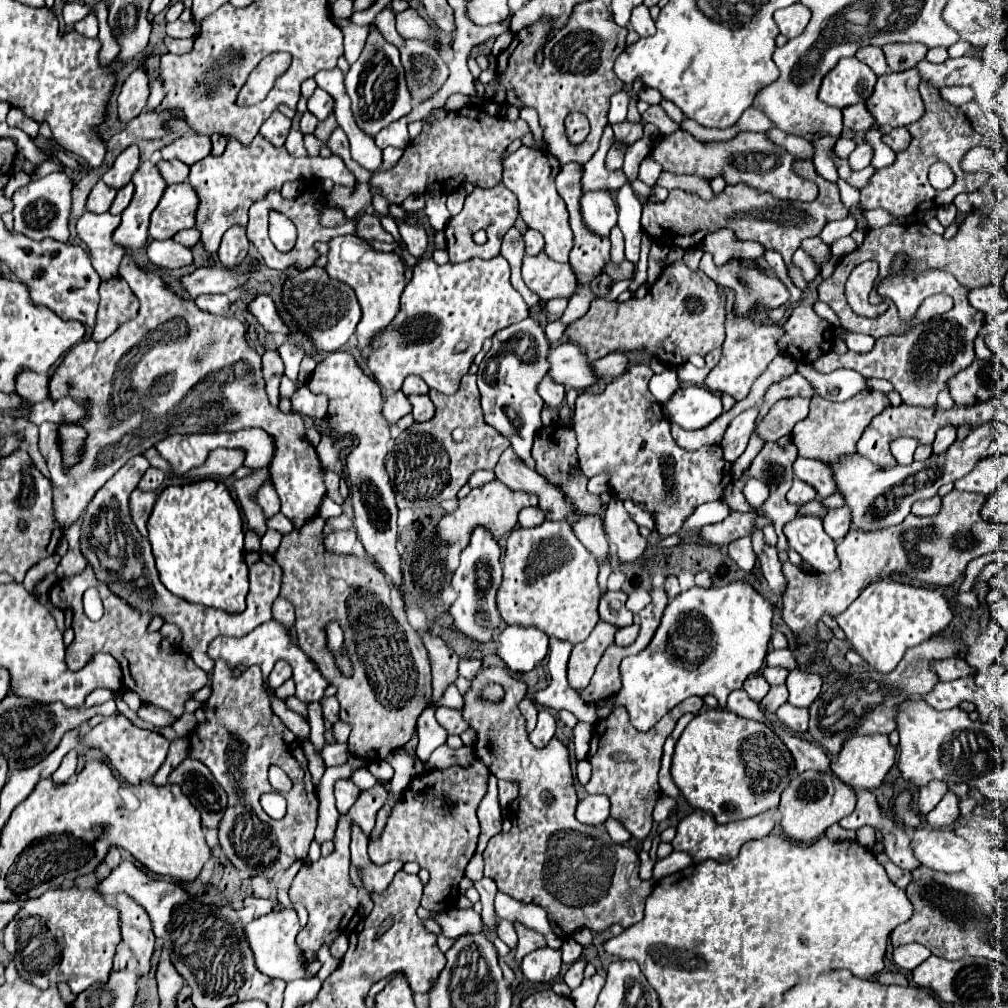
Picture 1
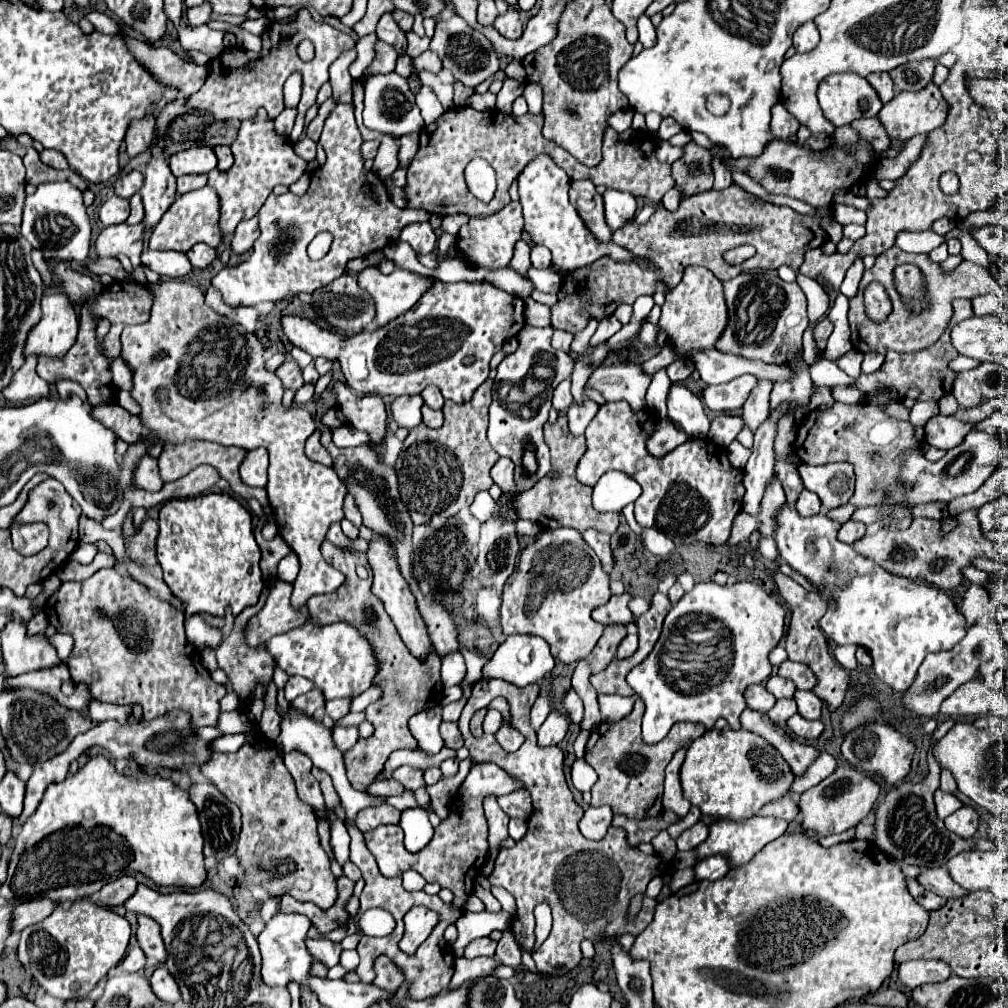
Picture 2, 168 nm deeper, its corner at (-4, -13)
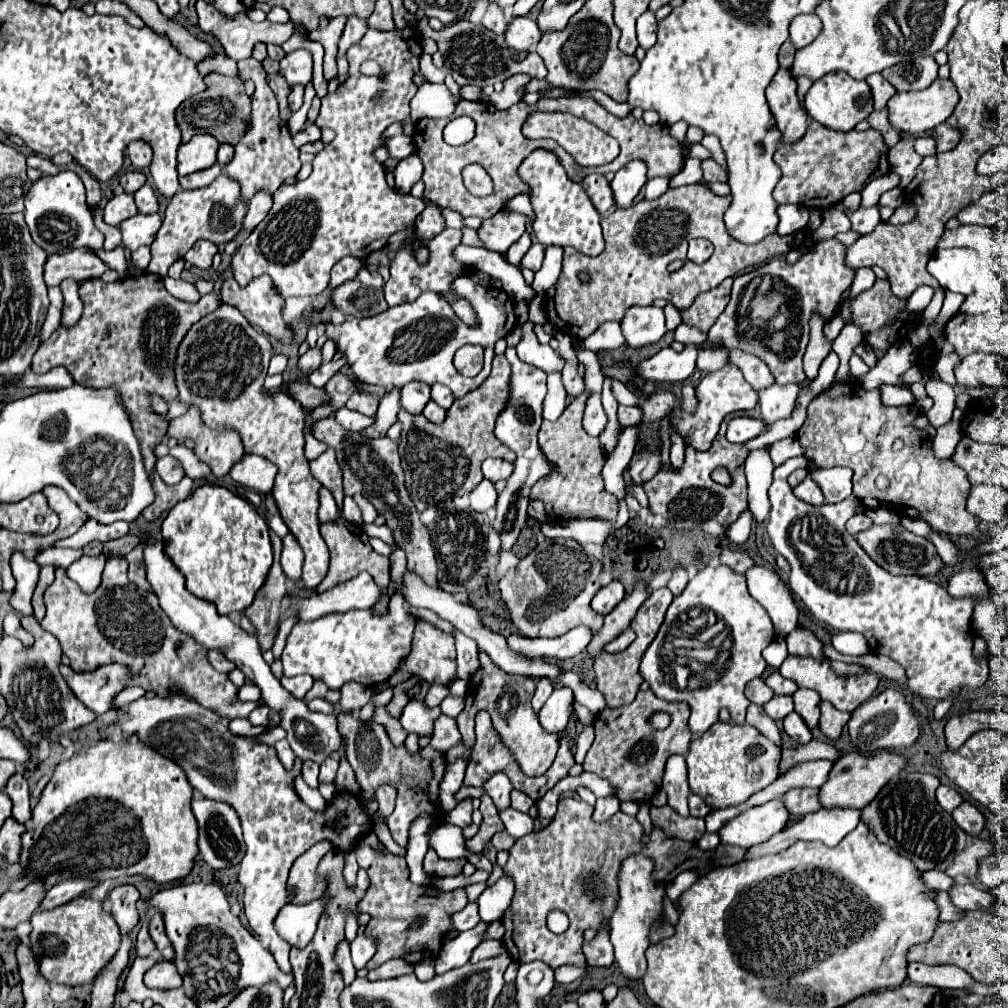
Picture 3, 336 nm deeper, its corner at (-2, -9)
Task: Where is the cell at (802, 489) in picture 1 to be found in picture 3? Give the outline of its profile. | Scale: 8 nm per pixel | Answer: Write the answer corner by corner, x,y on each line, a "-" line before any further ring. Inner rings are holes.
808,475
800,485
794,487
794,495
810,505
822,505
824,503
824,495
822,495
822,489
820,485

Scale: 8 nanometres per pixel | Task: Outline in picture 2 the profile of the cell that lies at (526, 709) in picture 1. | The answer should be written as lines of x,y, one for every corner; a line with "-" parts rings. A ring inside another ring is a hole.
538,697
536,703
532,705
532,711
530,711
530,725
534,727
534,731
540,729
540,725
548,717
548,713
550,713
550,701
548,701
548,697

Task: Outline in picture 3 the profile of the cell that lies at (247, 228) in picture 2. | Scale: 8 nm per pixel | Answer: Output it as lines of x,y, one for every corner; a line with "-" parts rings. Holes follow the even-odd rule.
260,189
260,191
250,199
248,215
246,215
246,219
244,219
244,229
252,231
252,229
268,215
270,207
272,207
272,193

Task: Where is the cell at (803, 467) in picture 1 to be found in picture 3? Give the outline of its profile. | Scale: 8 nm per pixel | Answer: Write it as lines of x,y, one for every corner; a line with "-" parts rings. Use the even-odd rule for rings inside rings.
846,467
818,469
812,471
812,477
816,477
816,483
820,483
826,503
840,503
852,495
852,471

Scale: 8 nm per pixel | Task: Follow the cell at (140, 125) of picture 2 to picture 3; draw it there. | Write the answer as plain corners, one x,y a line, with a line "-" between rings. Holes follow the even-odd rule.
132,141
128,145
128,157
136,169
146,169
152,163
152,147
148,147
144,141

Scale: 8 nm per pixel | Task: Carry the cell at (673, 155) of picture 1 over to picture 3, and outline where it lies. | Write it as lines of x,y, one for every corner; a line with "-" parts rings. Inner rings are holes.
812,121
808,135
804,135
800,143
792,143
792,147
778,147
774,153
774,161
782,169
782,179
776,185
774,199
782,205
796,203
808,209
830,209
846,195
862,191
876,175
882,157
886,165
888,147
880,131
868,129
836,133

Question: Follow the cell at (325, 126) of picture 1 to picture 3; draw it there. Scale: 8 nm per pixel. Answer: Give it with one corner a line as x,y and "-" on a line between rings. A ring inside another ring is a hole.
412,25
392,31
368,29
364,39
346,51
350,71
344,77
336,75
332,81
328,81
328,93
322,97
320,115
316,119
318,127
330,127
336,137
314,157
314,171
308,179
294,185
282,185
274,193
274,205
268,217
252,231
252,235
232,257
234,279
240,285
268,273
274,279
276,289
286,297
314,297
328,287
330,271
342,257
352,255
358,259
366,259
370,253
384,249
390,235
412,227
414,219
424,211
426,205
422,199
402,195
394,187
388,187
384,179
384,167
376,161
374,151
384,145
384,131
388,125
410,117
410,99
418,89
412,77
420,71
420,55
422,37
-
368,59
374,59
386,71
386,79
360,73
360,65

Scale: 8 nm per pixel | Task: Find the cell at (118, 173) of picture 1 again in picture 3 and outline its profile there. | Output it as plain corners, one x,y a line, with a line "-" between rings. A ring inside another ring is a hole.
130,171
130,173
124,173
120,177
120,185
126,193
134,193
138,191
142,185
146,183
146,175
142,171

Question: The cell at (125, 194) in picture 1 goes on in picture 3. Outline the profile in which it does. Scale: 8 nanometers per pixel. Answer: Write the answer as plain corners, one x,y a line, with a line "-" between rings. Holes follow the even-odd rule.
150,185
140,187
134,193
134,197
136,197
136,205
138,205
140,213
148,215
148,213
156,213
158,211
158,197
156,197
156,191

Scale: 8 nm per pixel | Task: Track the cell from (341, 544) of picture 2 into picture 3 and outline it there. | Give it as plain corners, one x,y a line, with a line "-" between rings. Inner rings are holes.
320,487
320,509
318,509
318,517
322,523
328,523
332,519
336,519
338,511
336,511
336,501
332,497
332,493
326,487

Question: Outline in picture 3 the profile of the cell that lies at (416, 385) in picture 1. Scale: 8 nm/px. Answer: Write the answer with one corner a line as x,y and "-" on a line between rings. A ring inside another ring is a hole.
432,385
432,399
434,399
440,407
444,407
444,409
450,409
452,403
454,403
452,391
450,391
448,387
444,387
444,385

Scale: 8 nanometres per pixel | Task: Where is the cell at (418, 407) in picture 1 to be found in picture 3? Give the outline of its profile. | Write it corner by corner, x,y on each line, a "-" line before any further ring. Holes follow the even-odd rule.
428,401
428,405
424,407
422,413
424,413
424,417
430,419
432,423
442,423
444,417
446,417
446,411
444,411
440,405
436,405
434,401

